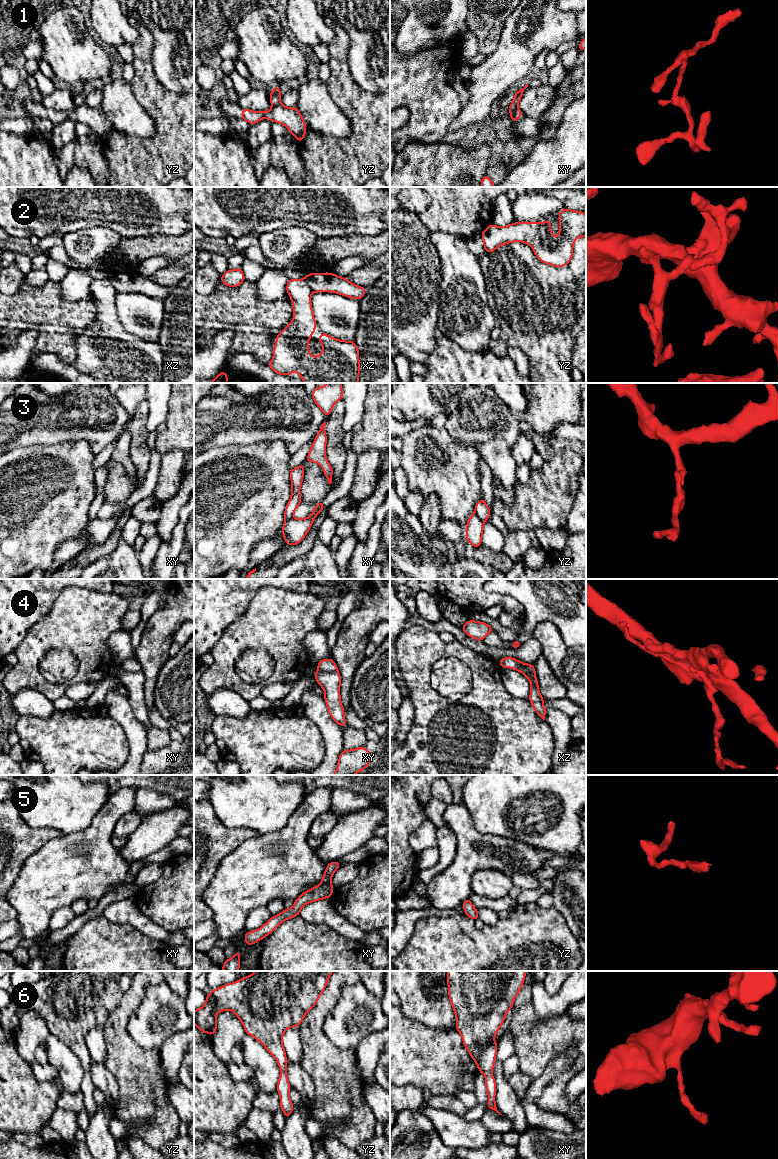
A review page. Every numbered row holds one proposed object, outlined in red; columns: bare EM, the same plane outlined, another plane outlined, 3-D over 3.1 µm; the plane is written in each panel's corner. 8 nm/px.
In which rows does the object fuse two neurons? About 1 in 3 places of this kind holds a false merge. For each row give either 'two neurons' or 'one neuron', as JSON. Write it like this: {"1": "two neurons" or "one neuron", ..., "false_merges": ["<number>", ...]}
{"1": "two neurons", "2": "one neuron", "3": "one neuron", "4": "two neurons", "5": "one neuron", "6": "one neuron", "false_merges": ["1", "4"]}

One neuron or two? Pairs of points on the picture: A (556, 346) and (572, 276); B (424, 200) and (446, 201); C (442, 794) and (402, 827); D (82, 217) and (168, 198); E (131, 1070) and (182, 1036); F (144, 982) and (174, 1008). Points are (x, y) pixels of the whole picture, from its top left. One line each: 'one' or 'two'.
A: one
B: two
C: two
D: one
E: two
F: two

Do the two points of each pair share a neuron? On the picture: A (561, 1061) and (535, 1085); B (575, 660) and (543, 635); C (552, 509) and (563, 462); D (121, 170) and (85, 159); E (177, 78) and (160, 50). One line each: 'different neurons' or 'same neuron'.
A: same neuron
B: same neuron
C: same neuron
D: different neurons
E: same neuron

